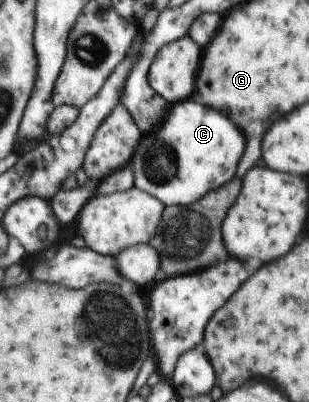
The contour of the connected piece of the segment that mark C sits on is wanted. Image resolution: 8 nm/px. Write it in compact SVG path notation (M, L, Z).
M195 99L172 104L170 109L165 123L155 129L155 135L143 135L129 167L133 170L135 188L156 197L165 206L190 206L236 177L240 159L245 153L245 137L229 119L221 117L217 111L211 111L203 103L199 105Z

